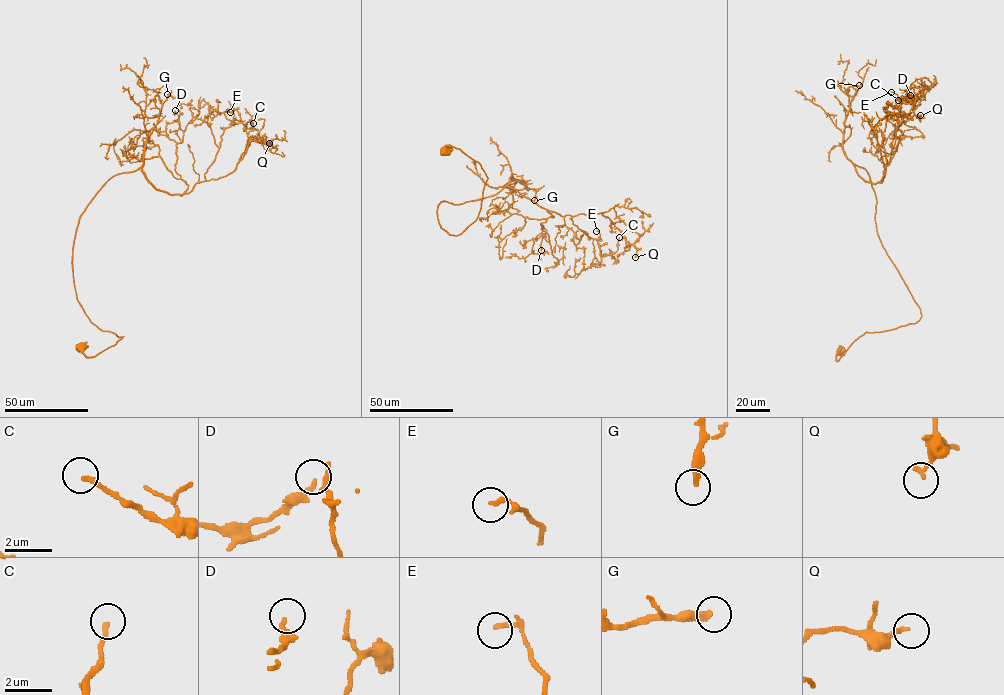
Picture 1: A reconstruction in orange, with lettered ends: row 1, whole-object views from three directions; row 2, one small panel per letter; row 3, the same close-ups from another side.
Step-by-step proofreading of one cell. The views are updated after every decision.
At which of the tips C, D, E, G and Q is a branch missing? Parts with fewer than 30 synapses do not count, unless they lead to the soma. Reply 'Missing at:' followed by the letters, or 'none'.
Missing at: none

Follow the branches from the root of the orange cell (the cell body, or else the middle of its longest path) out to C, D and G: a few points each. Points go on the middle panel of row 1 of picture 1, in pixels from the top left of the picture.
C: (444, 151), (487, 177), (477, 218), (451, 235), (440, 202), (506, 186), (570, 215), (603, 256), (619, 237)
D: (444, 151), (487, 180), (474, 222), (441, 227), (441, 202), (506, 186), (553, 216), (541, 250)
G: (444, 151), (460, 149), (487, 177), (477, 218), (451, 235), (442, 201), (493, 196), (511, 177), (534, 200)

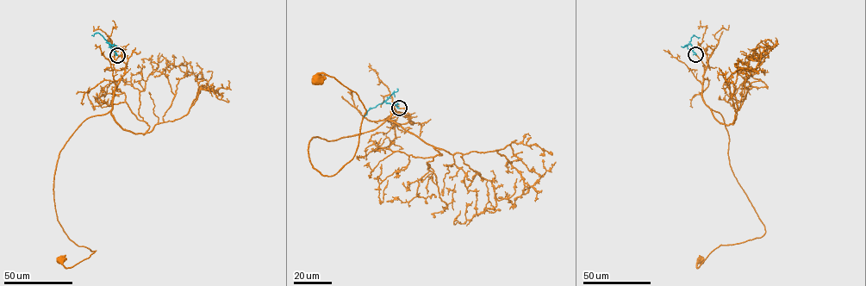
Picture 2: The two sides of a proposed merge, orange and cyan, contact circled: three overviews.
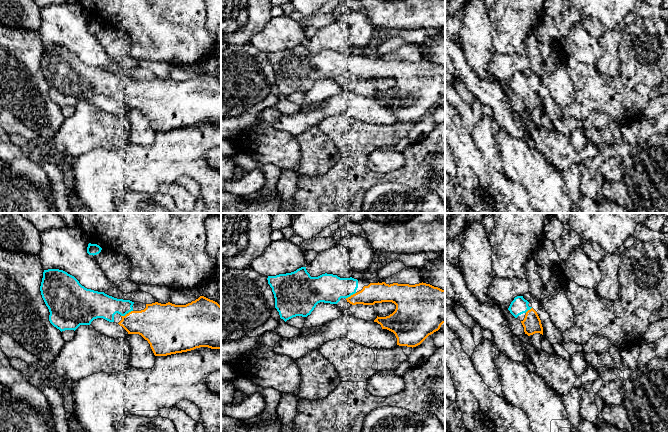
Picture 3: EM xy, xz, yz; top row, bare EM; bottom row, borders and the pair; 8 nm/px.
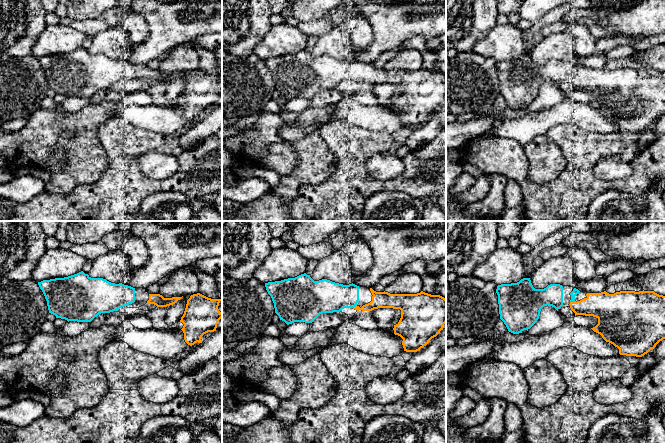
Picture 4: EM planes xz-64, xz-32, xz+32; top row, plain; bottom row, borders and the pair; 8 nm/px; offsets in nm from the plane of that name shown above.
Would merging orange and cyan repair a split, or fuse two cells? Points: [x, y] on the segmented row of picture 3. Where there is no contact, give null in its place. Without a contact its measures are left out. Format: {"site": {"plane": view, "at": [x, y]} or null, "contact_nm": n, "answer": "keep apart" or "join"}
{"site": {"plane": "xz", "at": [351, 295]}, "contact_nm": 100, "answer": "join"}

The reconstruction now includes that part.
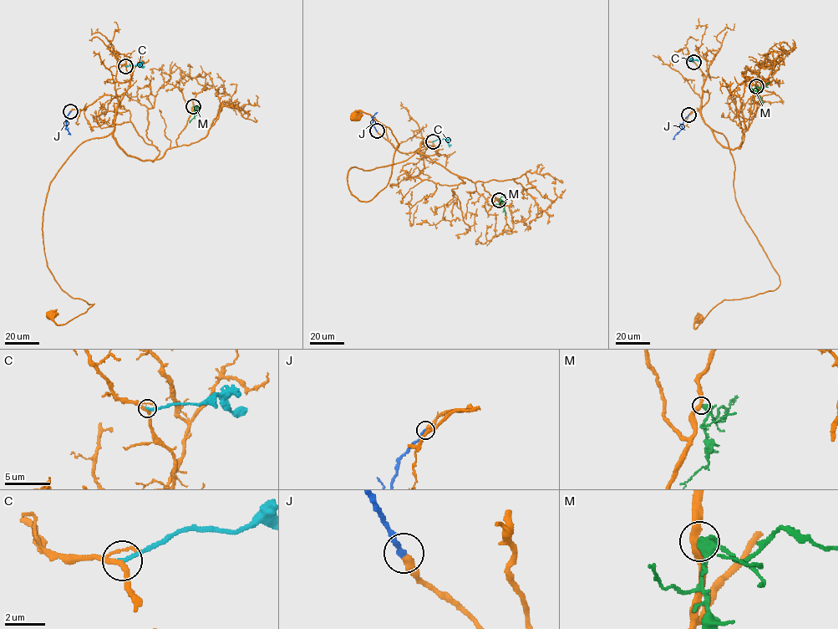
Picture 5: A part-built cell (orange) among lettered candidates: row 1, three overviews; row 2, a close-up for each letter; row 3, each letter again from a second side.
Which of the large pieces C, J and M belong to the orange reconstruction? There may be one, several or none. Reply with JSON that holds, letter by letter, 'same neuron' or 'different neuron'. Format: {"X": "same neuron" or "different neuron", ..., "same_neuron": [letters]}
{"C": "different neuron", "J": "same neuron", "M": "different neuron", "same_neuron": ["J"]}

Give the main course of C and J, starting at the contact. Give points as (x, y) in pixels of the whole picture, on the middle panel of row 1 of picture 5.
C: (433, 141), (445, 139), (449, 147)
J: (377, 130), (373, 124), (373, 116), (377, 113), (374, 114)

